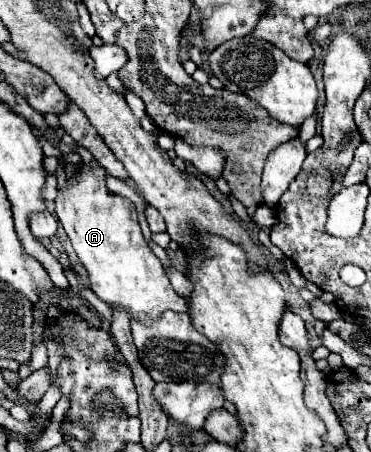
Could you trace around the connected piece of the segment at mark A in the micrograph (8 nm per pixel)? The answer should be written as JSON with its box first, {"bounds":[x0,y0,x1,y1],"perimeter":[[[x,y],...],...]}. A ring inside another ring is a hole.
{"bounds":[55,164,187,326],"perimeter":[[[81,164],[81,172],[59,192],[55,212],[87,270],[91,290],[105,304],[125,310],[131,320],[143,326],[151,326],[151,320],[157,320],[165,310],[187,310],[185,298],[173,290],[159,258],[147,246],[133,202],[107,190],[105,170],[99,164]]]}

